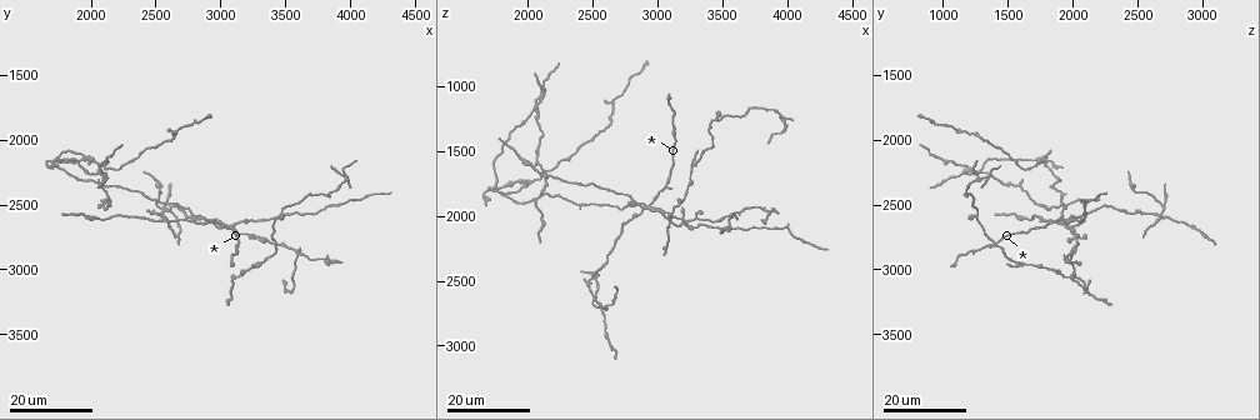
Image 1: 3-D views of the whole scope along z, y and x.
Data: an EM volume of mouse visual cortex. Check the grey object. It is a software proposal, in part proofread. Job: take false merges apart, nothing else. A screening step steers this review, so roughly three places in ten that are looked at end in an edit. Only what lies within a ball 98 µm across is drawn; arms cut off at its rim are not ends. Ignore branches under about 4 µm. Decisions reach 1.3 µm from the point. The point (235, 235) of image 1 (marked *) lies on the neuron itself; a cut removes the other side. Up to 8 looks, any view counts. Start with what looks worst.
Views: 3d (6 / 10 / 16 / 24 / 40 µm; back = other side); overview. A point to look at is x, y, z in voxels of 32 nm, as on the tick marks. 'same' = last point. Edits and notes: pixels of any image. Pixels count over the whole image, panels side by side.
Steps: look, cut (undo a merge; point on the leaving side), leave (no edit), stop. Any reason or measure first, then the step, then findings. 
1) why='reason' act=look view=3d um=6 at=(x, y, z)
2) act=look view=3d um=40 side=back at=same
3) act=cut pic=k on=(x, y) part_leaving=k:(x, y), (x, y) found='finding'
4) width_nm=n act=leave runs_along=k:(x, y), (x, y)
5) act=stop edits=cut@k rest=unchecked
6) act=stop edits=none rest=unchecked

why='four-way junction' act=look view=3d um=16 at=(2940, 2640, 1940)

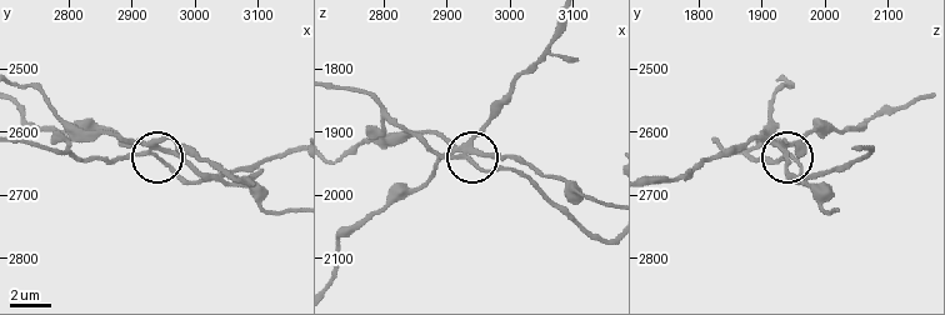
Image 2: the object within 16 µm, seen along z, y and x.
act=look view=3d um=10 at=(2930, 2635, 1935)

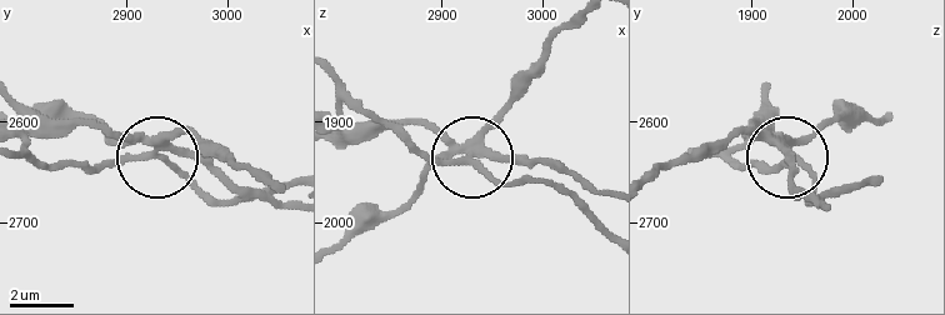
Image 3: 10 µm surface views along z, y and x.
arms=4 act=cut pic=3 on=(110, 164) part_leaving=3:(146, 141), (100, 126), (53, 126), (20, 101) found='a second neuron is stuck on'

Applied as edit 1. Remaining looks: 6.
act=look view=overview

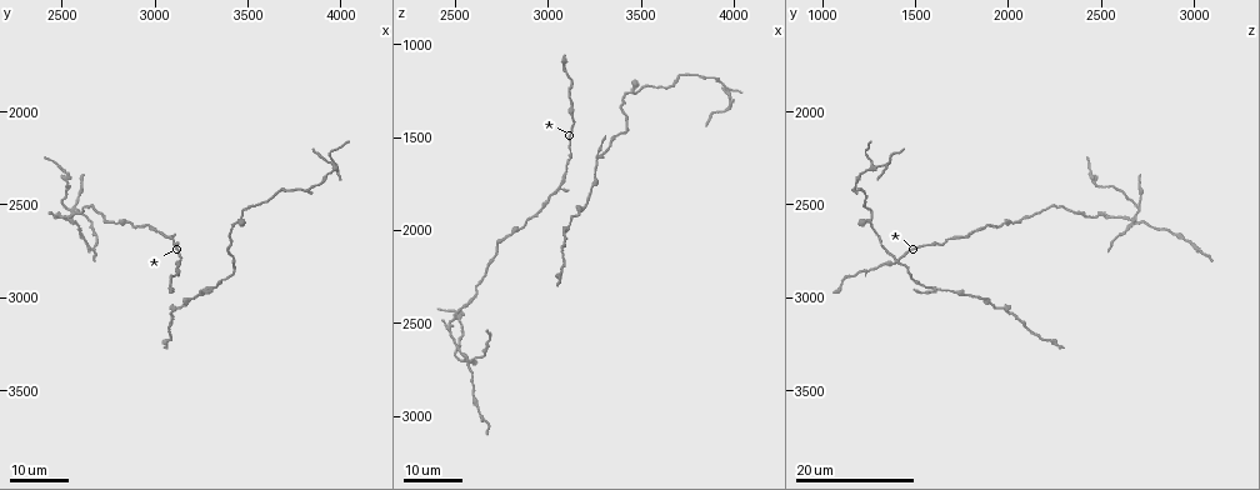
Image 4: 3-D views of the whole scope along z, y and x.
why='three arms meet' act=look view=3d um=24 at=(2480, 2560, 2500)

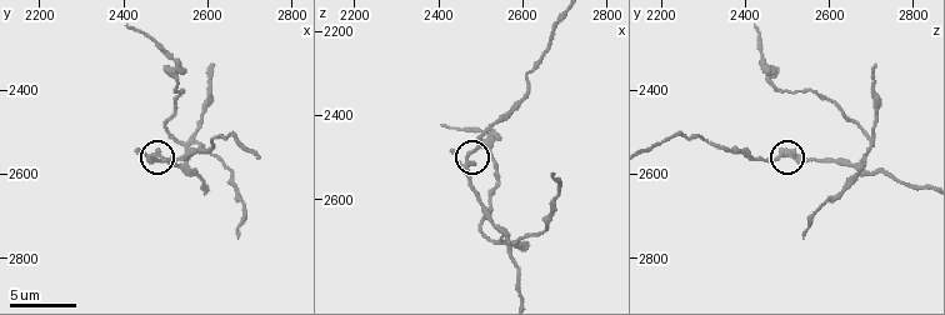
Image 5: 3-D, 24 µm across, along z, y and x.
why='zoom in' act=look view=3d um=10 at=(2465, 2550, 2495)

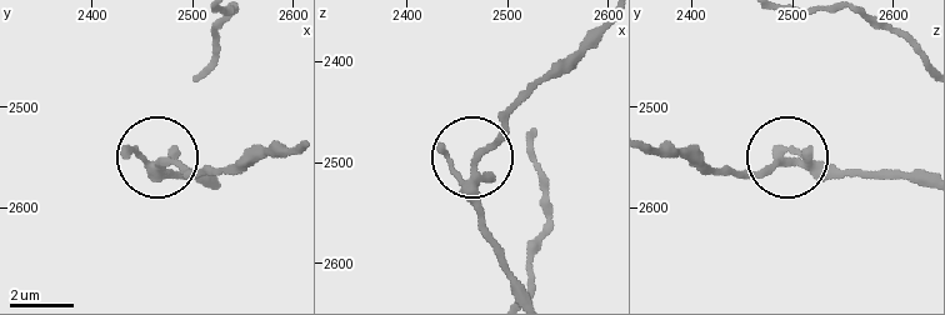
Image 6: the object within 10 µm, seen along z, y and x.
act=leave runs_along=6:(651, 146), (691, 150), (724, 171), (829, 163), (866, 171) found='all the same neuron'

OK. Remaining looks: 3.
why='a fork' act=look view=3d um=24 at=(3280, 2940, 1600)

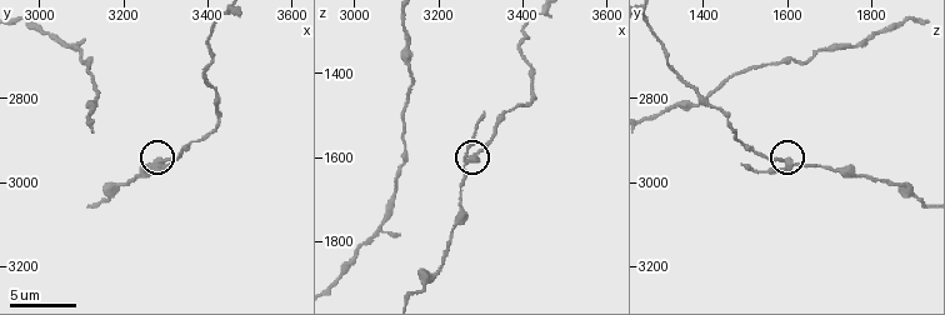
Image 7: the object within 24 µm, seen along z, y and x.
act=look view=3d um=6 at=(3275, 2955, 1605)

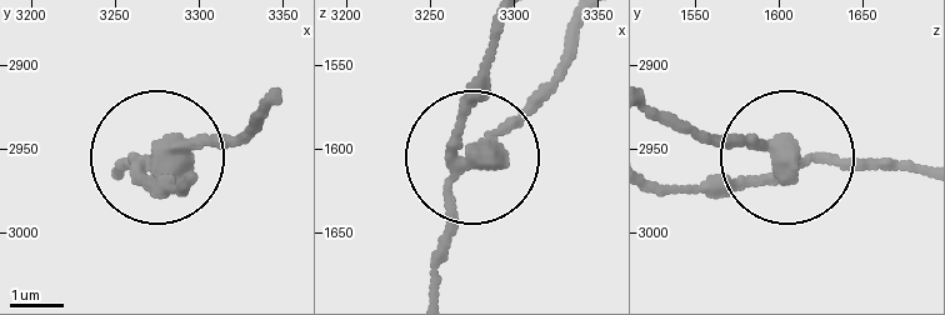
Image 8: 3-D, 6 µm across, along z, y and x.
width_nm=320 act=leave found='one neuron here'

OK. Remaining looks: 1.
act=stop edits=cut@3 rest=unchecked

